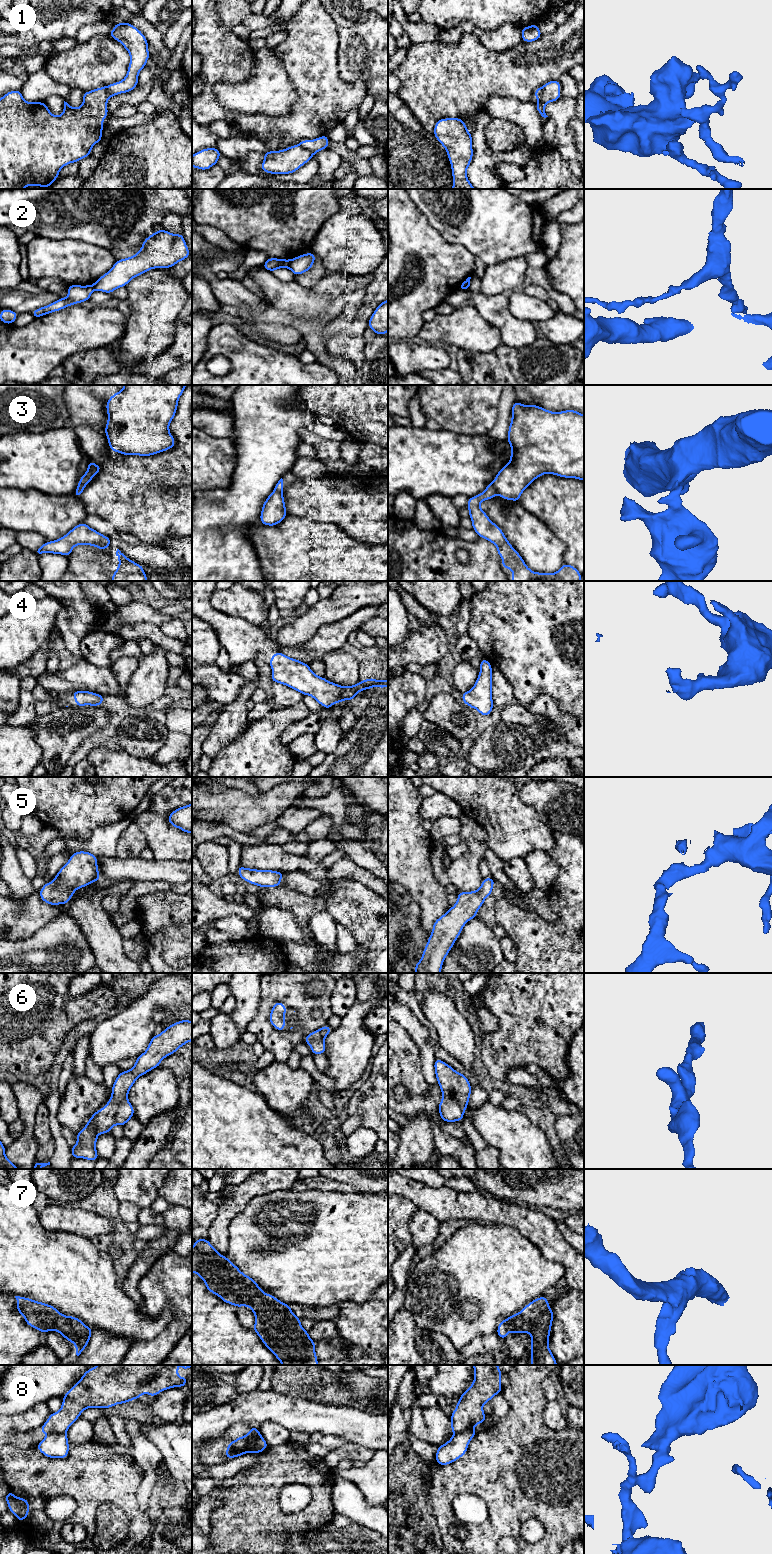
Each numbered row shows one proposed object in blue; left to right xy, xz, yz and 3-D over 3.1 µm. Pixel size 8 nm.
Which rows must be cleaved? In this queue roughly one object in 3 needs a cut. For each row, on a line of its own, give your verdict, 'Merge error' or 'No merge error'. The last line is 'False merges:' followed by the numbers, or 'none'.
1: Merge error
2: Merge error
3: Merge error
4: No merge error
5: No merge error
6: No merge error
7: No merge error
8: Merge error
False merges: 1, 2, 3, 8

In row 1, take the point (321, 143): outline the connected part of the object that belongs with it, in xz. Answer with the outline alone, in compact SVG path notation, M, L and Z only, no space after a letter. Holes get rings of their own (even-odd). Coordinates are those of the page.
M323 135L313 140L302 140L299 143L304 149L312 151L314 154L317 152L327 149L329 146L329 139L327 135Z

